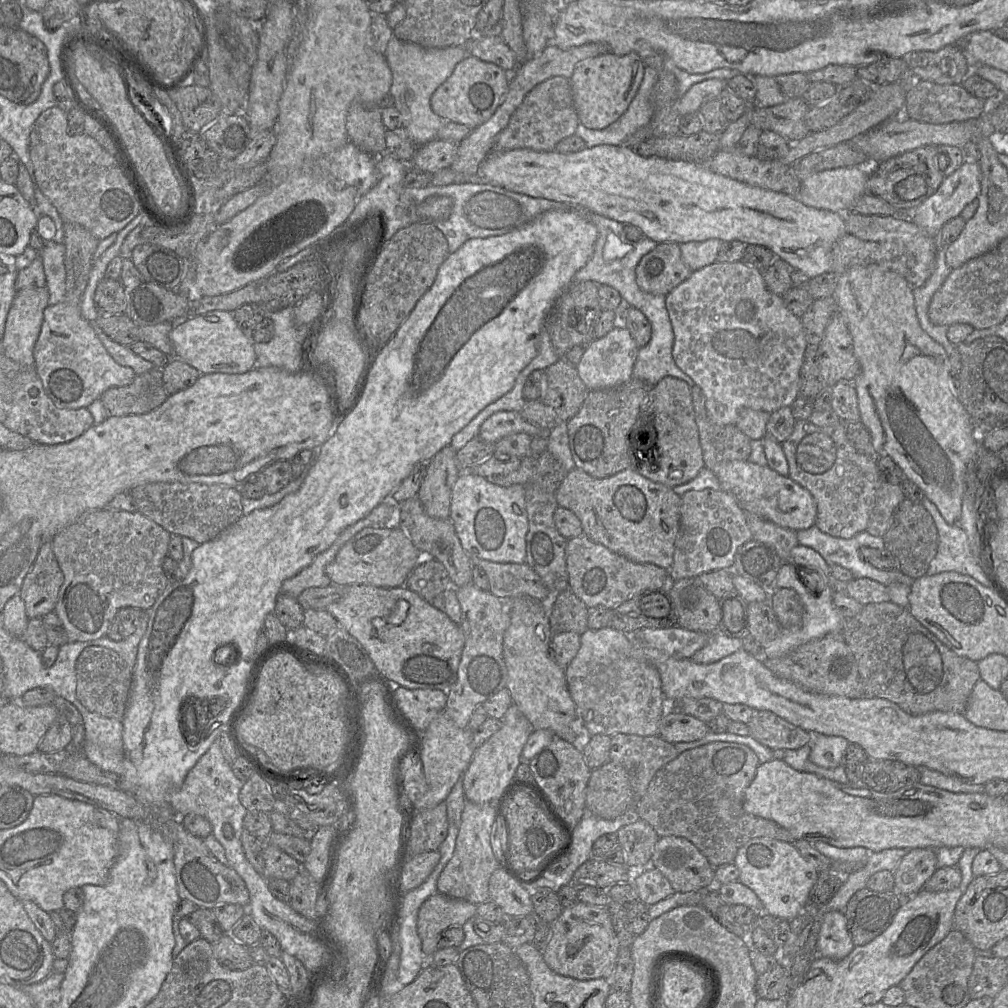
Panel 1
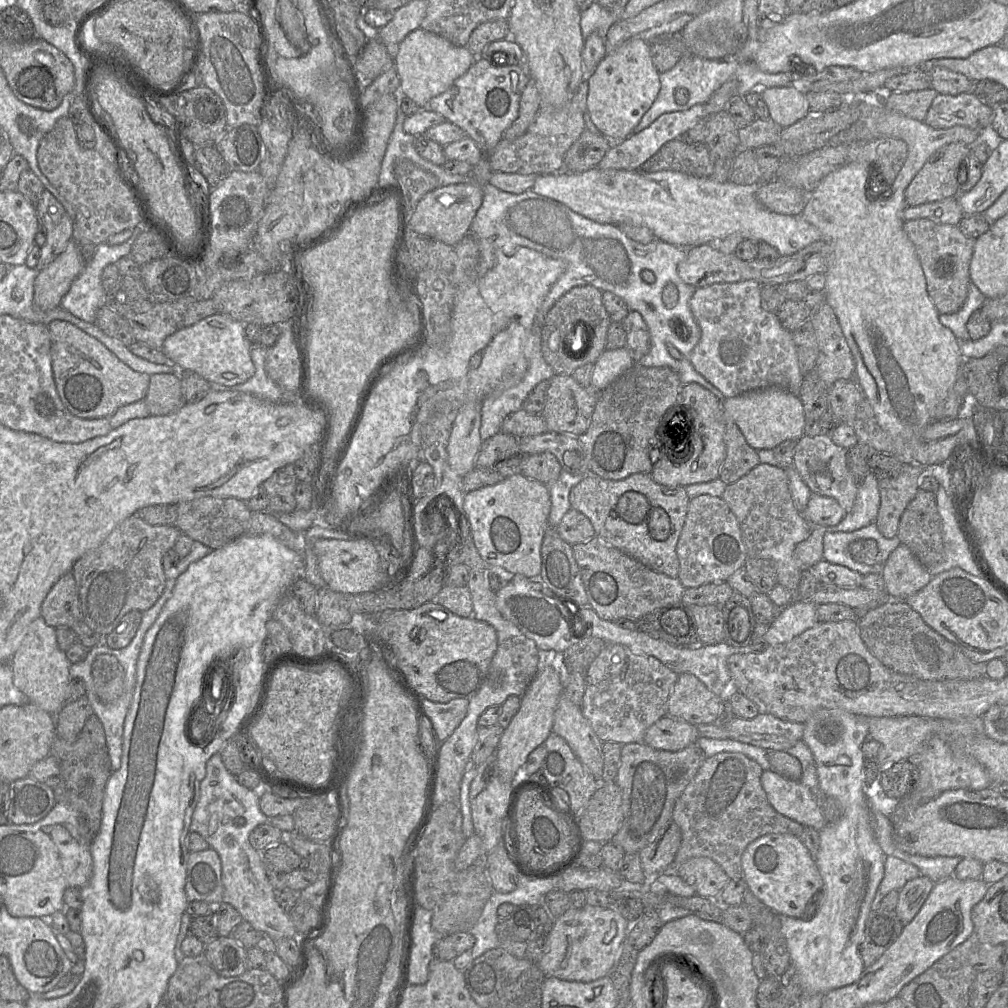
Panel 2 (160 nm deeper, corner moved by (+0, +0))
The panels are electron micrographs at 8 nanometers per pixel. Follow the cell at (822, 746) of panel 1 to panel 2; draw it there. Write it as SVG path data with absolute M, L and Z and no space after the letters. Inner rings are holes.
M820 709L812 714L804 723L805 727L802 740L804 741L804 743L807 744L814 757L820 788L827 796L832 797L836 800L841 810L841 816L838 820L836 820L835 822L829 822L822 830L820 830L820 845L818 853L816 855L816 864L823 879L823 887L819 893L819 906L817 908L817 914L814 915L813 919L811 920L804 920L801 918L779 915L782 927L782 934L786 939L787 947L790 953L791 965L795 967L796 971L800 975L801 987L804 995L824 995L831 990L853 984L859 980L865 968L862 958L859 954L859 946L864 937L865 925L867 918L872 911L873 901L875 899L879 885L881 884L881 881L884 877L884 861L886 857L875 838L873 818L863 790L864 756L861 751L861 745L868 736L868 724L866 718L872 717L862 717L839 709Z

